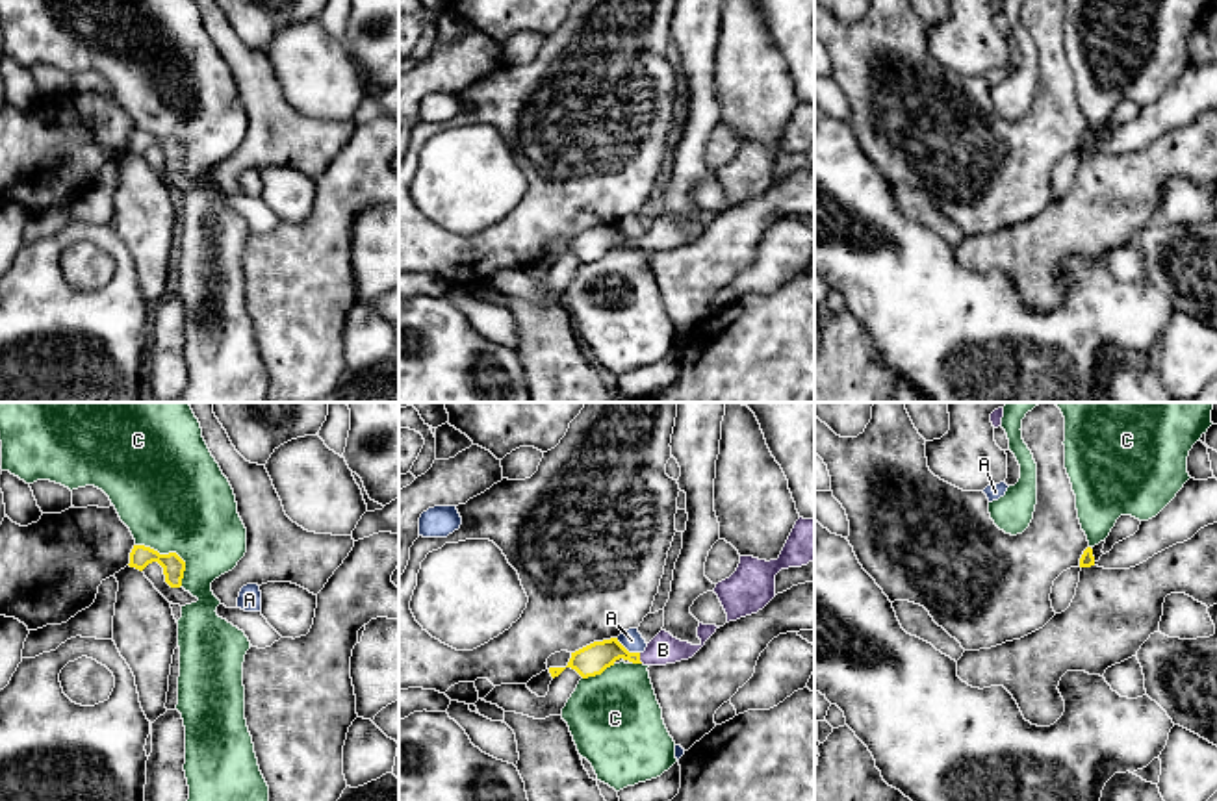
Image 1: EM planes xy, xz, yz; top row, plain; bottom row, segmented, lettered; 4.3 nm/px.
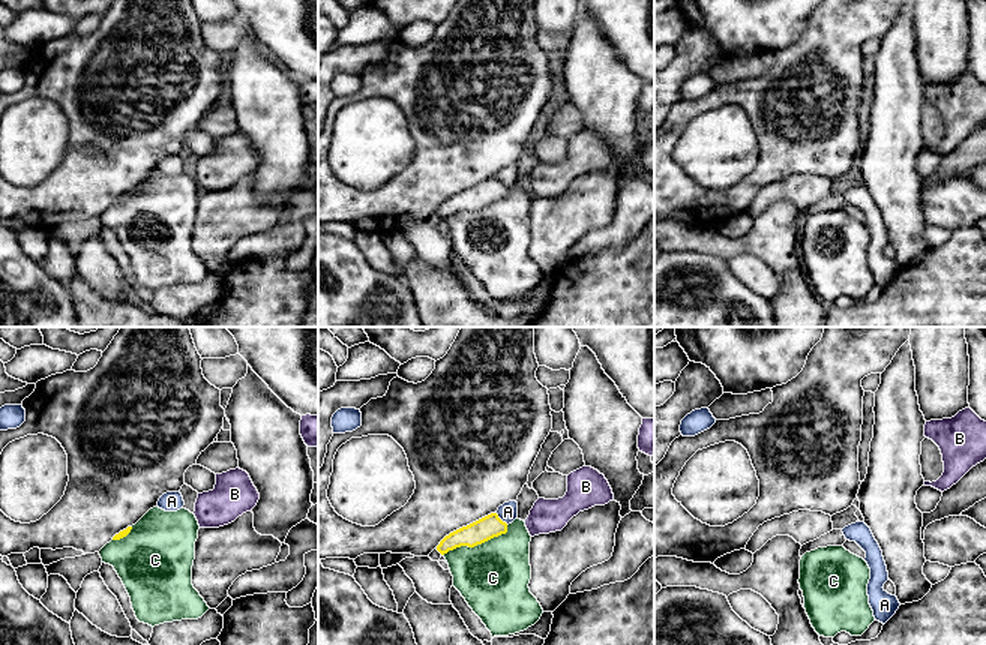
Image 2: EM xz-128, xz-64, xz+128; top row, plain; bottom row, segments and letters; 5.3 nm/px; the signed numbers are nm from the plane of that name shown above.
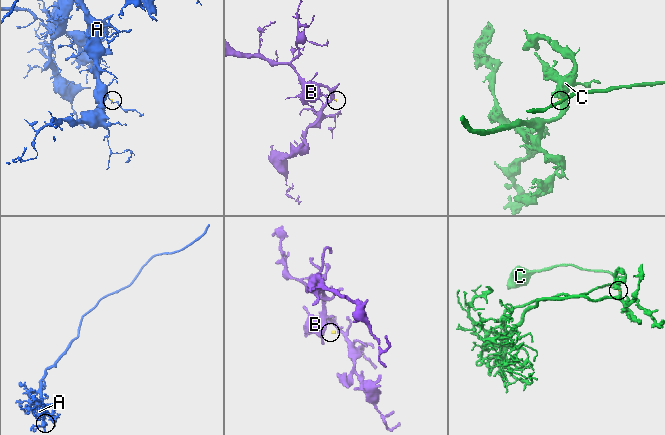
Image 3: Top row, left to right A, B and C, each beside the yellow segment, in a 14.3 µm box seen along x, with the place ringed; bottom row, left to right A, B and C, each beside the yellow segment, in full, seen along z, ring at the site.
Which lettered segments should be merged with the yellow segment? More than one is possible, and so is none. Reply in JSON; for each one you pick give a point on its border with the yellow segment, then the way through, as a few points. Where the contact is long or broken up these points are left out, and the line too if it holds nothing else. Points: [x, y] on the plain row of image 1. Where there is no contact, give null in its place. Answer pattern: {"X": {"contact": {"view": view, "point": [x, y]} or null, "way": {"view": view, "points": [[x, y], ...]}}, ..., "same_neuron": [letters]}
{"B": {"contact": {"view": "xz", "point": [639, 243]}, "way": {"view": "xz", "points": [[590, 245], [605, 238], [639, 243], [648, 243], [663, 234]]}}, "same_neuron": ["B"]}

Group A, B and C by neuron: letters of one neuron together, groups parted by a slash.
A / B / C

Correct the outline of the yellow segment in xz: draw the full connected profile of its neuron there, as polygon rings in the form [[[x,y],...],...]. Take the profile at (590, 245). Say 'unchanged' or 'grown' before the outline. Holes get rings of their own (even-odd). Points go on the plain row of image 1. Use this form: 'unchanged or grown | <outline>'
grown | [[[716,210],[698,211],[699,230],[692,230],[688,226],[681,226],[673,222],[670,217],[660,215],[646,232],[644,237],[629,237],[618,222],[594,226],[575,237],[566,252],[575,254],[583,263],[601,260],[607,252],[614,250],[616,245],[623,243],[633,248],[644,250],[666,250],[681,245],[692,243],[705,226],[718,215]]]

